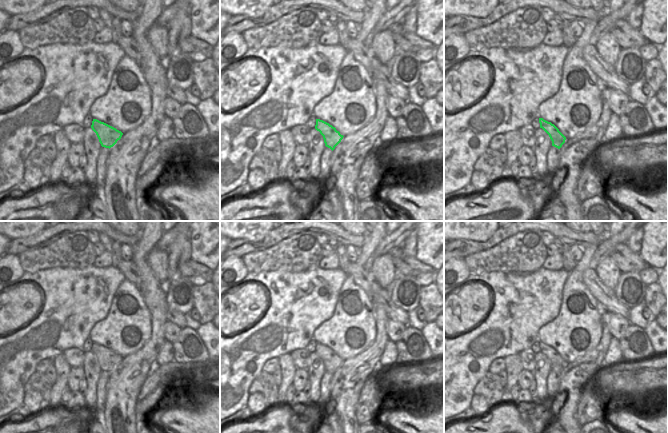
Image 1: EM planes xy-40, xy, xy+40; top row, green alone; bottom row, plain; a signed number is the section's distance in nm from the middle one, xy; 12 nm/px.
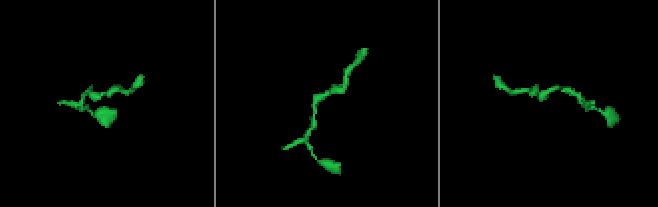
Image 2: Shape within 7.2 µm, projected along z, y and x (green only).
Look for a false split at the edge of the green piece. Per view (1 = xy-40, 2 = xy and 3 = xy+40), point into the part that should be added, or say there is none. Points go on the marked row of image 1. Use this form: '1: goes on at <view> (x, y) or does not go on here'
1: does not go on here
2: does not go on here
3: does not go on here

